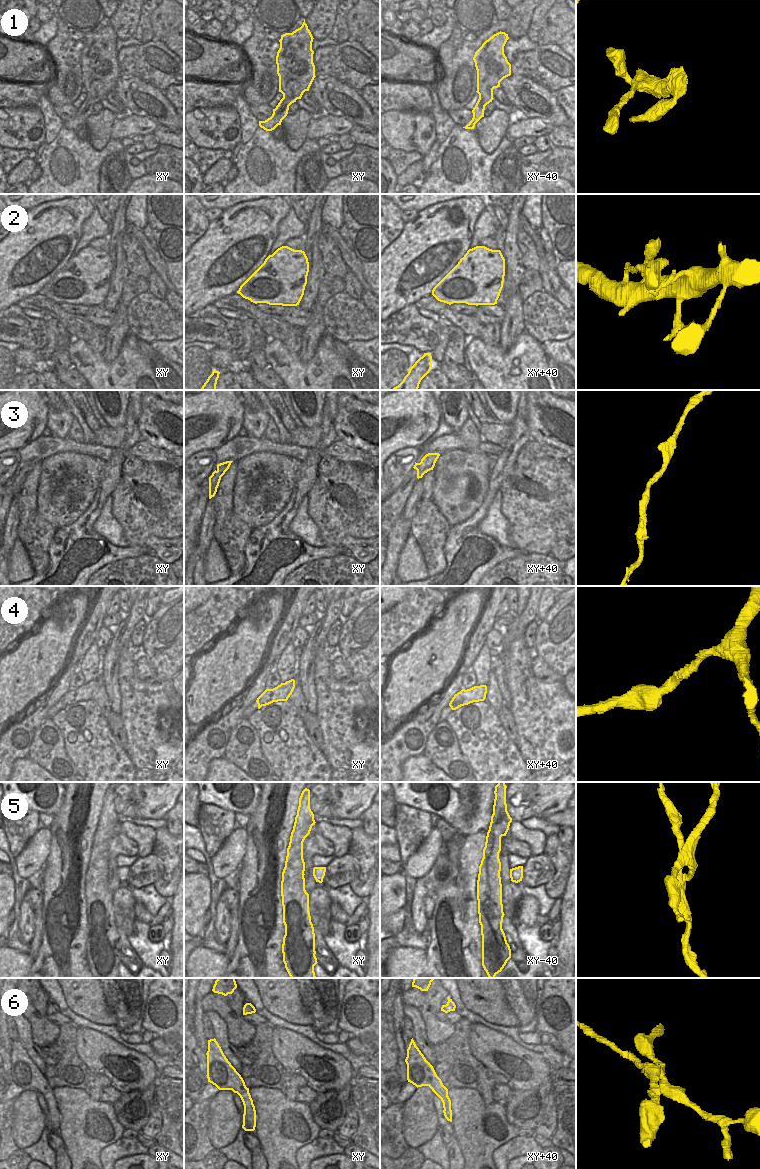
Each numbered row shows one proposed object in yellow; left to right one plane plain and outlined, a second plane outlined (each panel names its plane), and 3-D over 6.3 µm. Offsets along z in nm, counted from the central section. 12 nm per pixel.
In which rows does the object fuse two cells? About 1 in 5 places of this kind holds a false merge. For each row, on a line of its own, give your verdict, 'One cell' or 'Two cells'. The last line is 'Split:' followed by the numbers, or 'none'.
1: One cell
2: One cell
3: One cell
4: One cell
5: Two cells
6: Two cells
Split: 5, 6

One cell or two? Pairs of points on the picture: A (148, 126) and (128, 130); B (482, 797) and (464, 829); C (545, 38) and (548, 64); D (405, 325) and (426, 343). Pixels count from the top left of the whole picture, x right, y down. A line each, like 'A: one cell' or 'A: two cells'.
A: one cell
B: one cell
C: two cells
D: one cell

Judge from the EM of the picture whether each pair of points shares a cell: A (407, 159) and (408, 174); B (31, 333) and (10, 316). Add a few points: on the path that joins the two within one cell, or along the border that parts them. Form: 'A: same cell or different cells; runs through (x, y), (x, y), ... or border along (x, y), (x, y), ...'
A: different cells; border along (420, 159), (411, 163), (397, 176)
B: same cell; runs through (26, 331), (15, 321)

